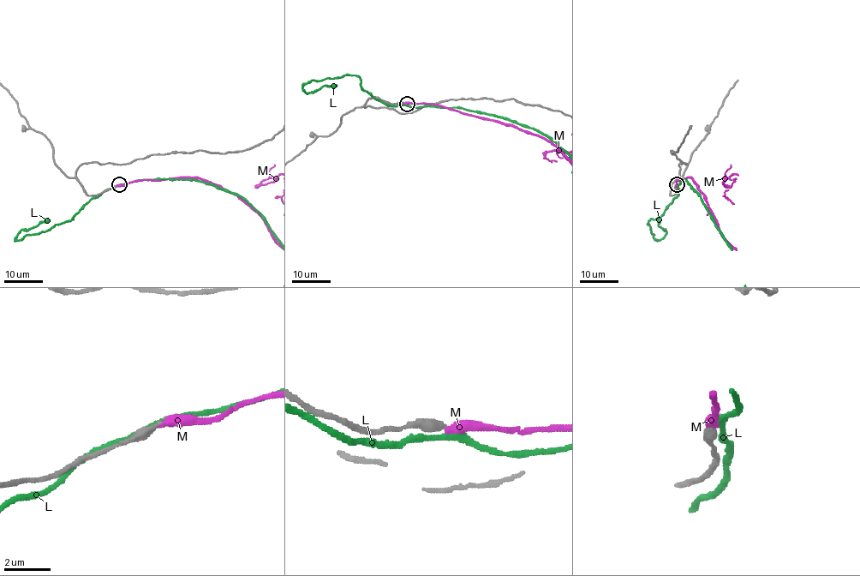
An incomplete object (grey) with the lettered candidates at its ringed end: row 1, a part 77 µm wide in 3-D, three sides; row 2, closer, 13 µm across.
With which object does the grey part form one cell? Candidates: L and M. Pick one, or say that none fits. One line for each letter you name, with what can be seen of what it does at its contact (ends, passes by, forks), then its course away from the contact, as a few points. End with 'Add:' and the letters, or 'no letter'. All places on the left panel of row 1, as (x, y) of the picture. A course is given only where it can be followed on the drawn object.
Add: no letter

